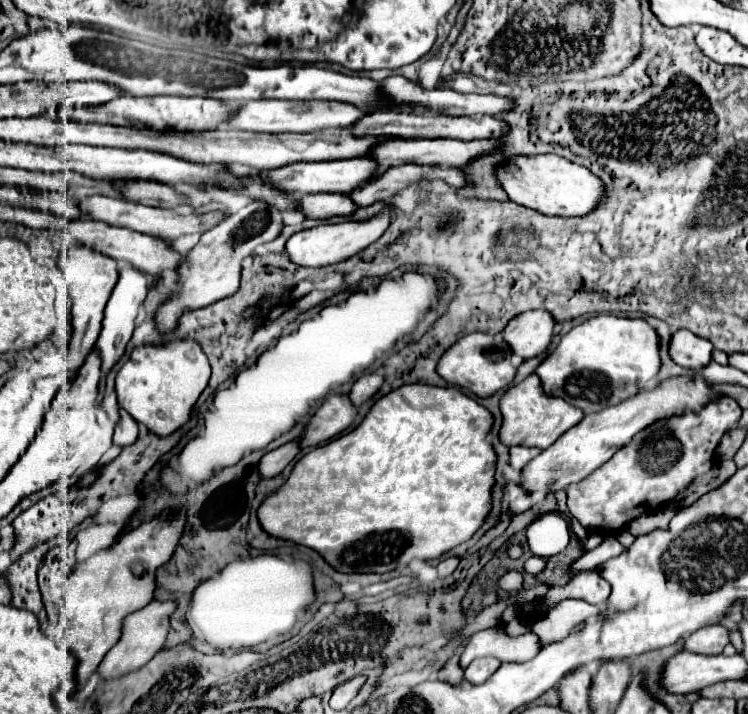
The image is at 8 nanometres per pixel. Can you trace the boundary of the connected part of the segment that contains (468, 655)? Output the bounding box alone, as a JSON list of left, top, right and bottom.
[460,622,540,668]

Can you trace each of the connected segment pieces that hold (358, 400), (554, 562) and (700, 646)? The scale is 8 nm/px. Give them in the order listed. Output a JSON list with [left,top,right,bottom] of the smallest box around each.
[[350,374,384,406],[524,534,582,588],[684,626,730,654]]

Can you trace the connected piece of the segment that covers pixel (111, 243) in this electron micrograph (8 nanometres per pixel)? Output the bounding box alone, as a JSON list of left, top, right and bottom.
[68,218,182,284]

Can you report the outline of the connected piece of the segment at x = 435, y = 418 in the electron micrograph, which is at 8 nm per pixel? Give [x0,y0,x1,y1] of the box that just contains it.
[258,384,496,572]

